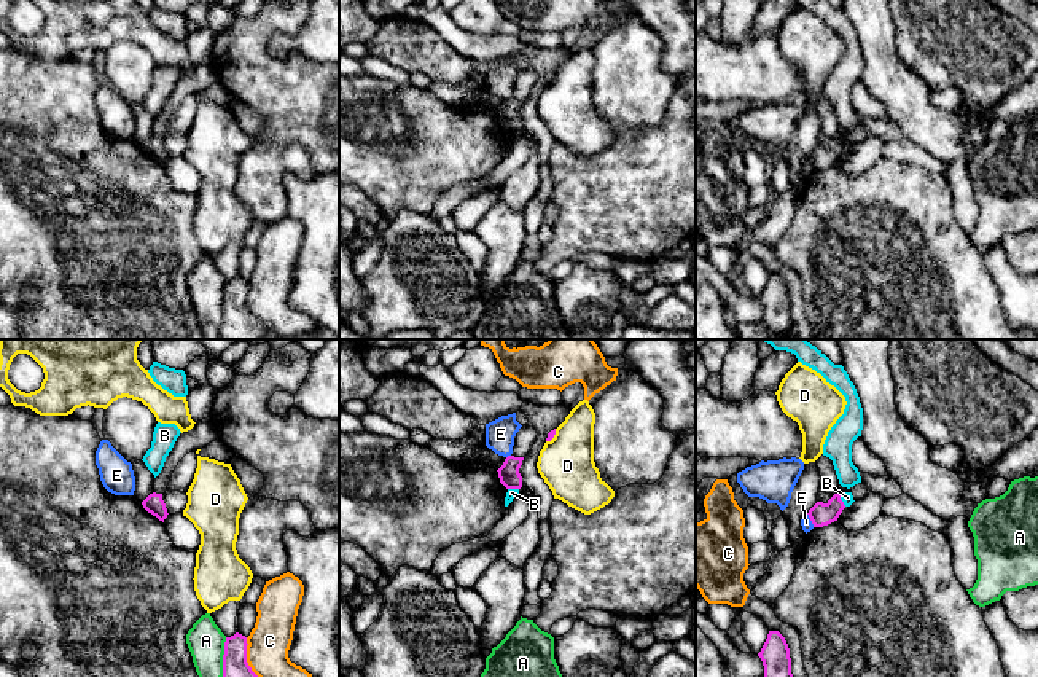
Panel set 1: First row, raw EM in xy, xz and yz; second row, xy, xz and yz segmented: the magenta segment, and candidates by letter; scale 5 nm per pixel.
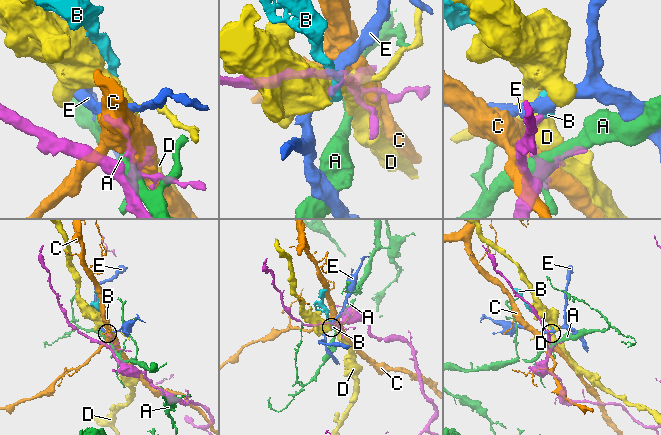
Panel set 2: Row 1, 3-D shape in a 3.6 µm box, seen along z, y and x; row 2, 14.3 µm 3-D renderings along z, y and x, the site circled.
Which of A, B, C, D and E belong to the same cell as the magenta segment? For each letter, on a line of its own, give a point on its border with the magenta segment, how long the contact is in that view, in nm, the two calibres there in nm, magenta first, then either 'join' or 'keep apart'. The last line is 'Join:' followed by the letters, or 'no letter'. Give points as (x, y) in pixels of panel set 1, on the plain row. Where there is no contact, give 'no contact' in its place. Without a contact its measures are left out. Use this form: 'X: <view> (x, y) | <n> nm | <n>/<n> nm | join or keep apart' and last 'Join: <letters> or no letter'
A: xy (223, 309) | 300 nm | 240/190 nm | keep apart
B: xz (513, 131) | 60 nm | 110/50 nm | keep apart
C: xy (249, 309) | 320 nm | 240/220 nm | keep apart
D: xz (553, 80) | 90 nm | 40/280 nm | keep apart
E: yz (811, 163) | 80 nm | 120/60 nm | keep apart
Join: no letter

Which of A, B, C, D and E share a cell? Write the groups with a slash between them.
A / B / C / D / E

